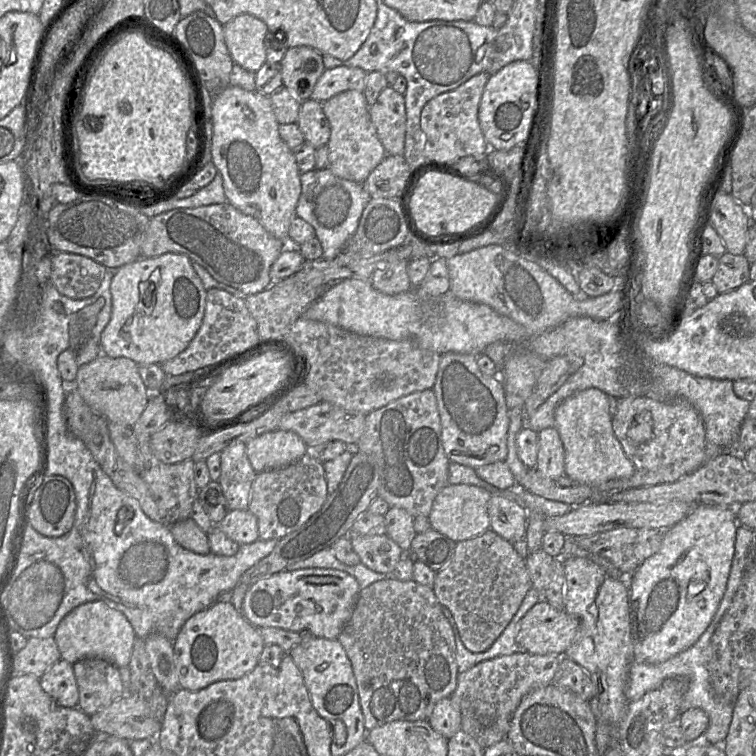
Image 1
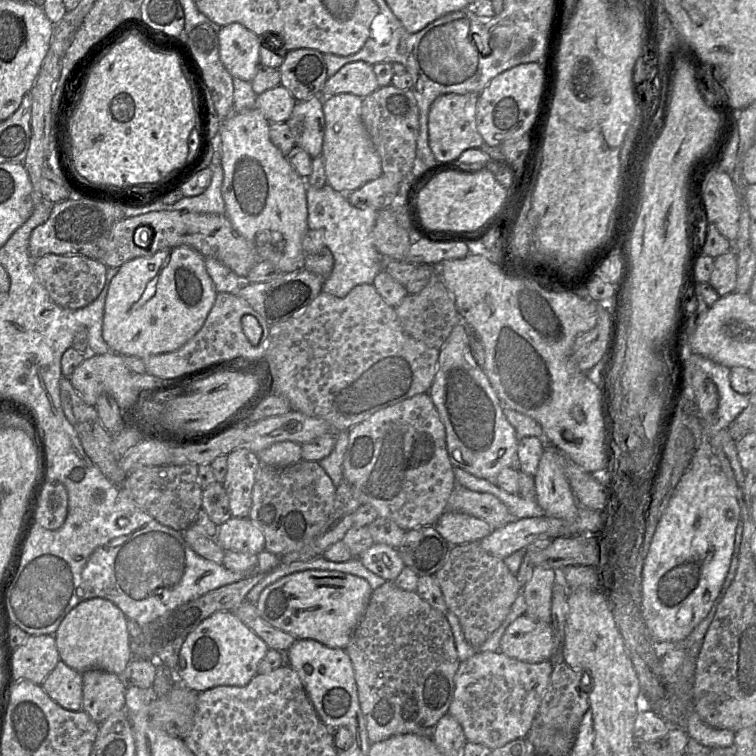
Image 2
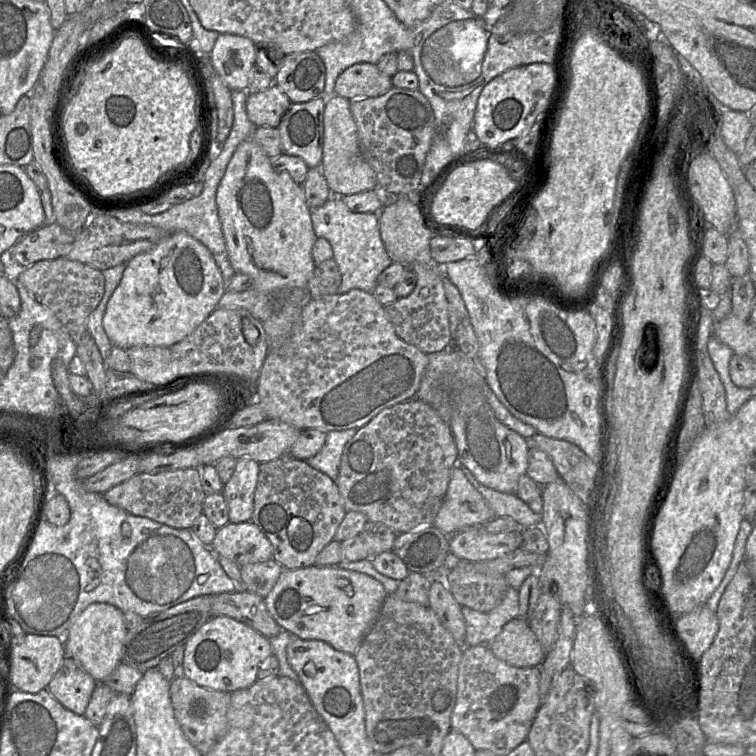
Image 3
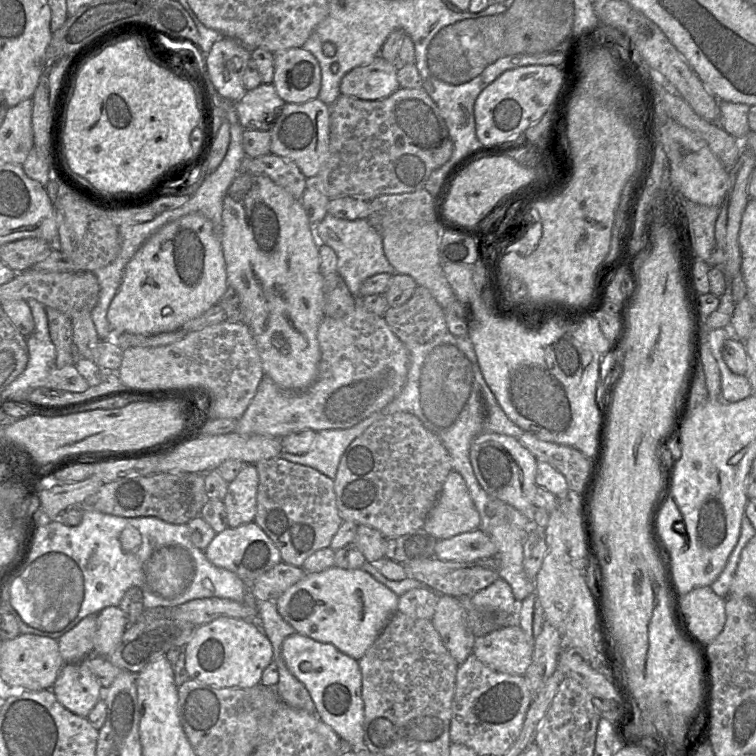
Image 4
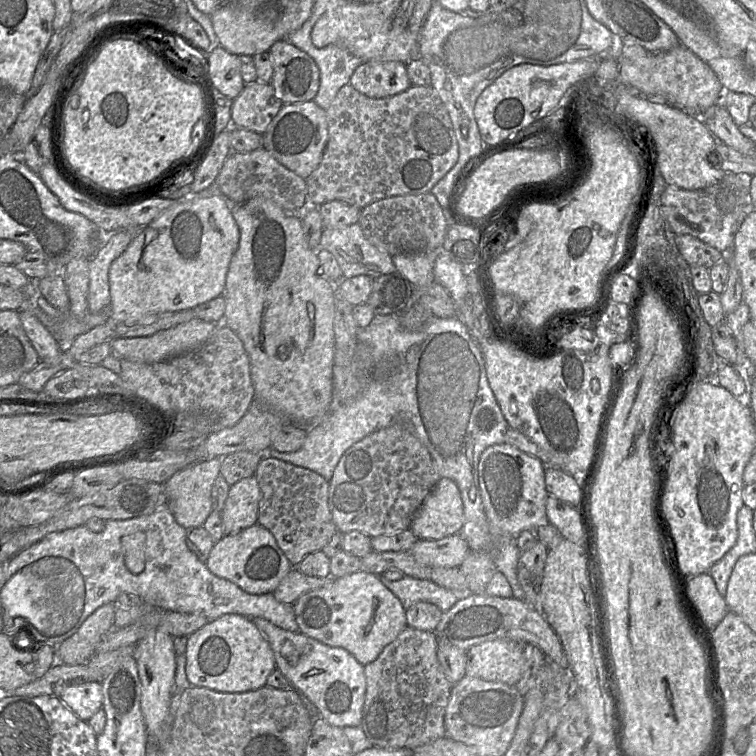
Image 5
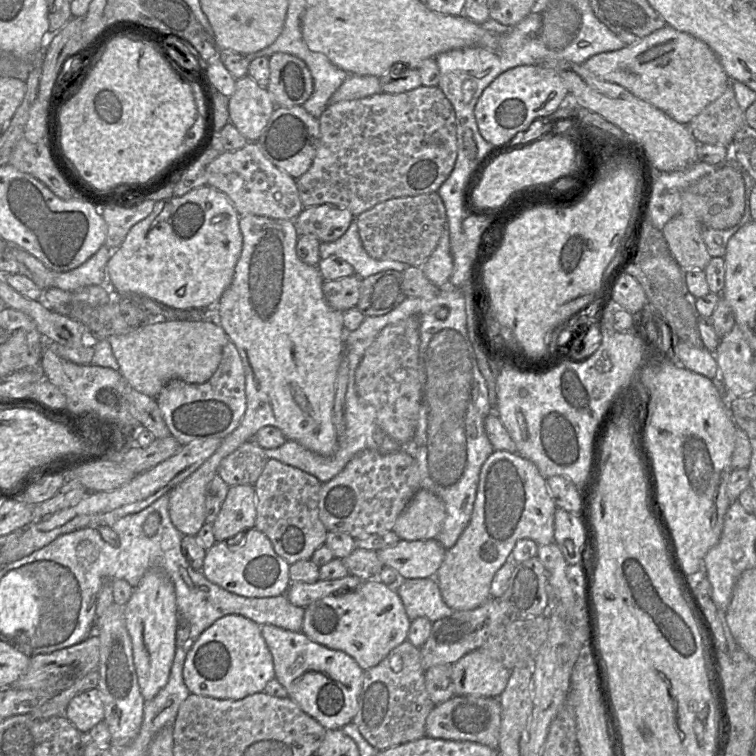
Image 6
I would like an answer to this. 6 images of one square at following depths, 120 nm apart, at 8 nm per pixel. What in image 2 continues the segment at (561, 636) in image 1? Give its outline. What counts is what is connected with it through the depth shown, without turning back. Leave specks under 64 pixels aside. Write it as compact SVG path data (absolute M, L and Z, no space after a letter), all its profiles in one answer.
M527 614L516 618L506 629L499 651L519 661L539 663L559 656L561 642L551 623L533 619Z

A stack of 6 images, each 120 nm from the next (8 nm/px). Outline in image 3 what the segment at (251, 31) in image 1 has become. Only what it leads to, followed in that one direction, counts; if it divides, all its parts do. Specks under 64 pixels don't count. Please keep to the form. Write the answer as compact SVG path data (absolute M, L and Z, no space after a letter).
M220 34L210 58L215 71L230 90L247 90L256 59L256 45L249 38Z

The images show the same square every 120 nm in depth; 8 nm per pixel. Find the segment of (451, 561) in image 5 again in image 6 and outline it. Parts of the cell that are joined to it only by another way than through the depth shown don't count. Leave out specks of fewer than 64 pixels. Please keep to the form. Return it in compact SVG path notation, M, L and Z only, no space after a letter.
M436 539L406 541L377 551L384 567L398 572L400 579L435 577L446 550Z

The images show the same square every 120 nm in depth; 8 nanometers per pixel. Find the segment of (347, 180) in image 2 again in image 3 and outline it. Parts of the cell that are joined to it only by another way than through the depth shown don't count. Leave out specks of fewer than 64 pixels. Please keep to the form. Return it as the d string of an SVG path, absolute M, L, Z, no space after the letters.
M338 95L328 96L324 108L324 139L320 169L334 196L342 197L377 188L371 166L362 157L355 121L350 111L350 100Z

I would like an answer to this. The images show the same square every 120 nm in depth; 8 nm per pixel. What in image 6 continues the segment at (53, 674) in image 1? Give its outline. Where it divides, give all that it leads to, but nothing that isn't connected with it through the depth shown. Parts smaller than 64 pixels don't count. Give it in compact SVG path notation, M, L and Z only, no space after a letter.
M90 689L73 697L66 718L83 734L87 734L104 719L104 702L98 689Z

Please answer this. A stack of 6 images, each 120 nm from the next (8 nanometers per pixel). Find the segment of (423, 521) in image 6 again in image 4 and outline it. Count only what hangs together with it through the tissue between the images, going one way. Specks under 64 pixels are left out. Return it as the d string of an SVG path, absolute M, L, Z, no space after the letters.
M451 470L423 528L437 540L444 540L478 529L480 521L464 478Z

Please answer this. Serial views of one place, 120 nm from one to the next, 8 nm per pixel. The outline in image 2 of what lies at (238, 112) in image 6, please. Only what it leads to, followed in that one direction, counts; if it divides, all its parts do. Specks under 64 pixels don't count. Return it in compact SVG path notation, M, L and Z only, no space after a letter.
M280 84L257 95L255 108L270 123L285 123L289 119L296 102L291 93Z

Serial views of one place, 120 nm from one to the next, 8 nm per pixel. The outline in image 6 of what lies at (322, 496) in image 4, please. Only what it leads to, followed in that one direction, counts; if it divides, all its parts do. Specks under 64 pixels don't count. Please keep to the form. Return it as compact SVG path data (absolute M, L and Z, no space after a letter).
M268 459L253 486L256 494L255 528L269 538L274 551L289 565L310 559L315 550L325 543L328 533L319 518L322 483L307 472Z

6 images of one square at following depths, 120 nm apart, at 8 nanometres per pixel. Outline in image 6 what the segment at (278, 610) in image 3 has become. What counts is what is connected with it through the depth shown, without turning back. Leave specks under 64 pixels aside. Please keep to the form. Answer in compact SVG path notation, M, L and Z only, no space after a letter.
M373 578L362 581L352 590L326 596L306 606L301 632L319 644L347 653L367 670L407 640L410 623L394 587Z

